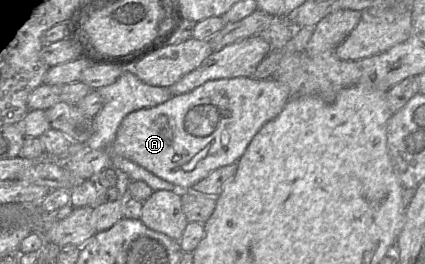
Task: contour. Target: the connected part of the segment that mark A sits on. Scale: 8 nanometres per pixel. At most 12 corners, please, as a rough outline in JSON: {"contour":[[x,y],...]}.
{"contour":[[211,80],[129,113],[107,149],[61,163],[118,155],[179,191],[237,163],[288,88]]}

